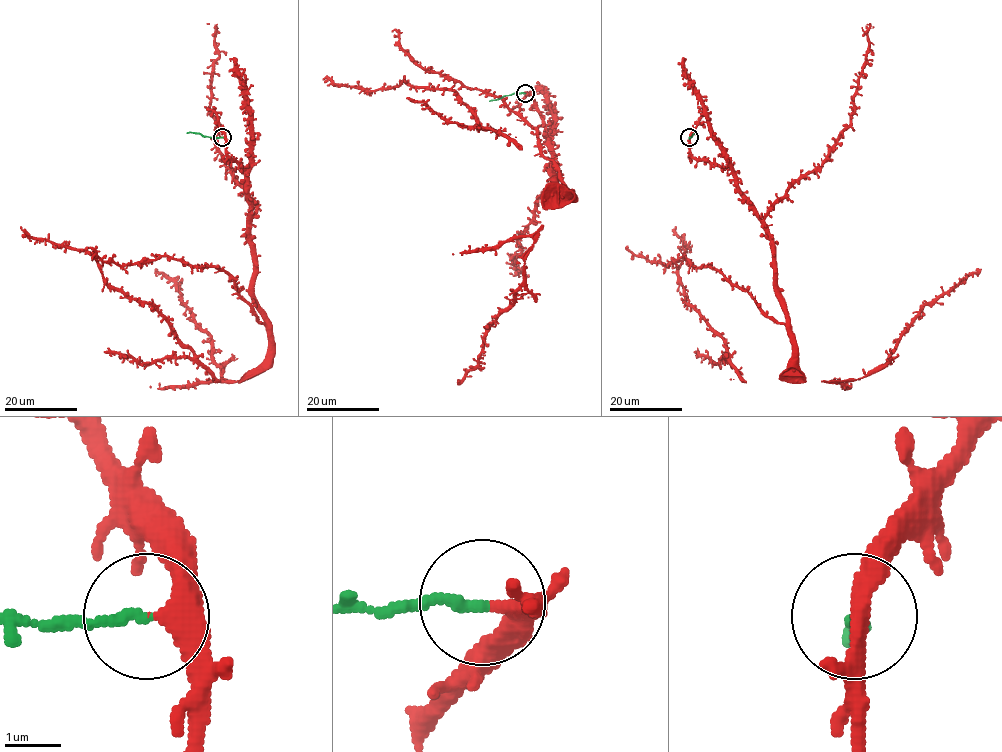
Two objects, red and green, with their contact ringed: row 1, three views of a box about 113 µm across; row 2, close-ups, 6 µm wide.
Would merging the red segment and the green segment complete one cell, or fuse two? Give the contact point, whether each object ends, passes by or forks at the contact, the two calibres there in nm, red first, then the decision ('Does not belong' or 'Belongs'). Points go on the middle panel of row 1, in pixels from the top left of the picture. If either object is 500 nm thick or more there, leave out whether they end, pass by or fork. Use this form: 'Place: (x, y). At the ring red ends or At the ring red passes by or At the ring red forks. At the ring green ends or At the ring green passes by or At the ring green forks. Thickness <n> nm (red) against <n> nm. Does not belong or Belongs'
Place: (525, 93). At the ring red passes by. At the ring green ends. Thickness 300 nm (red) against 190 nm. Does not belong

